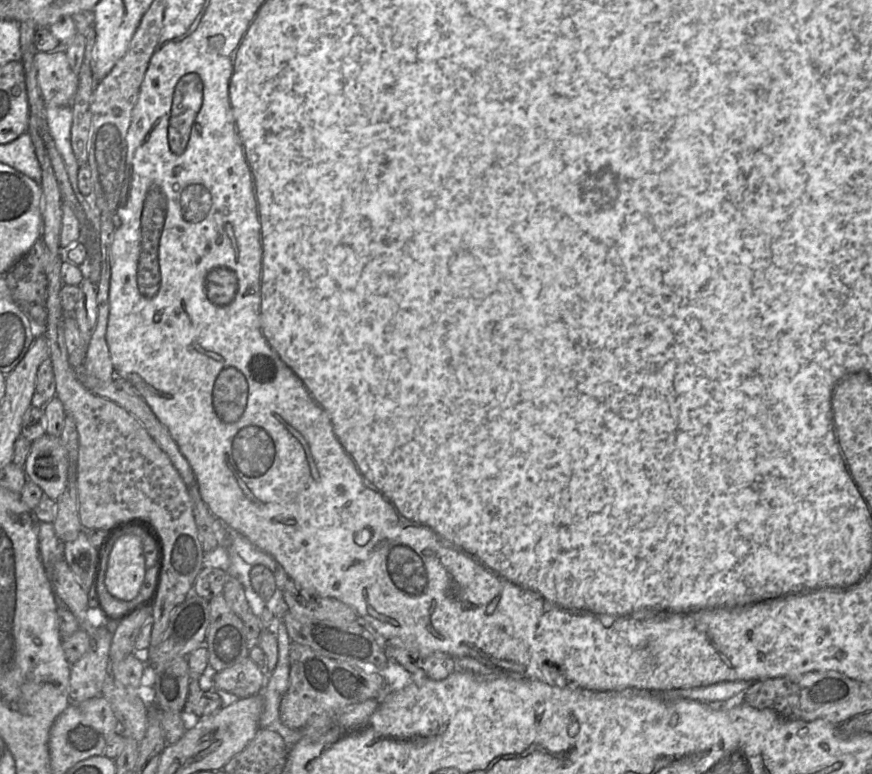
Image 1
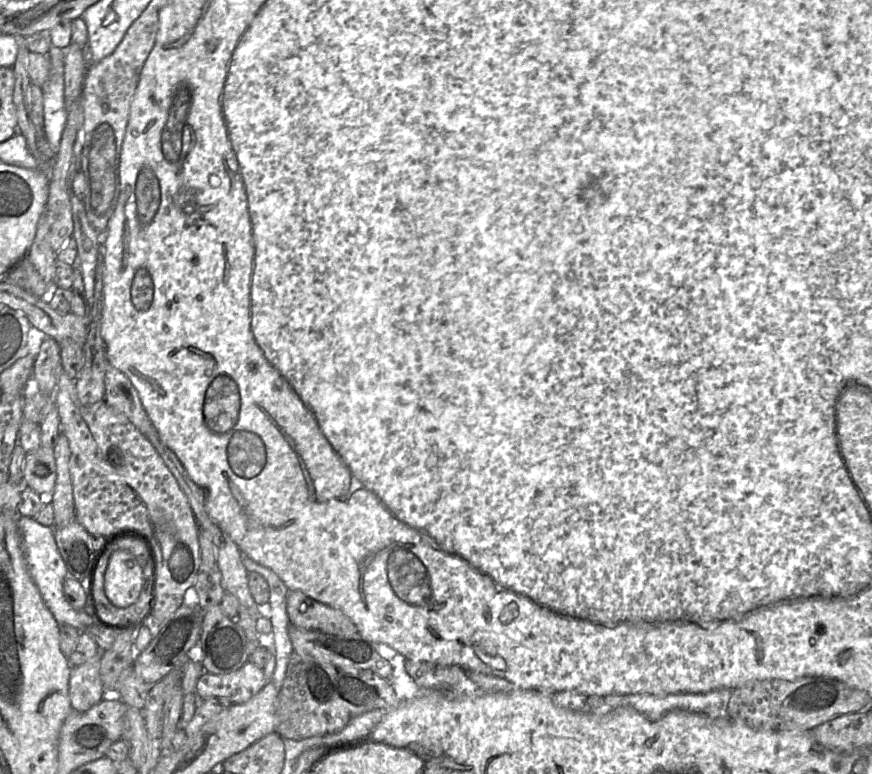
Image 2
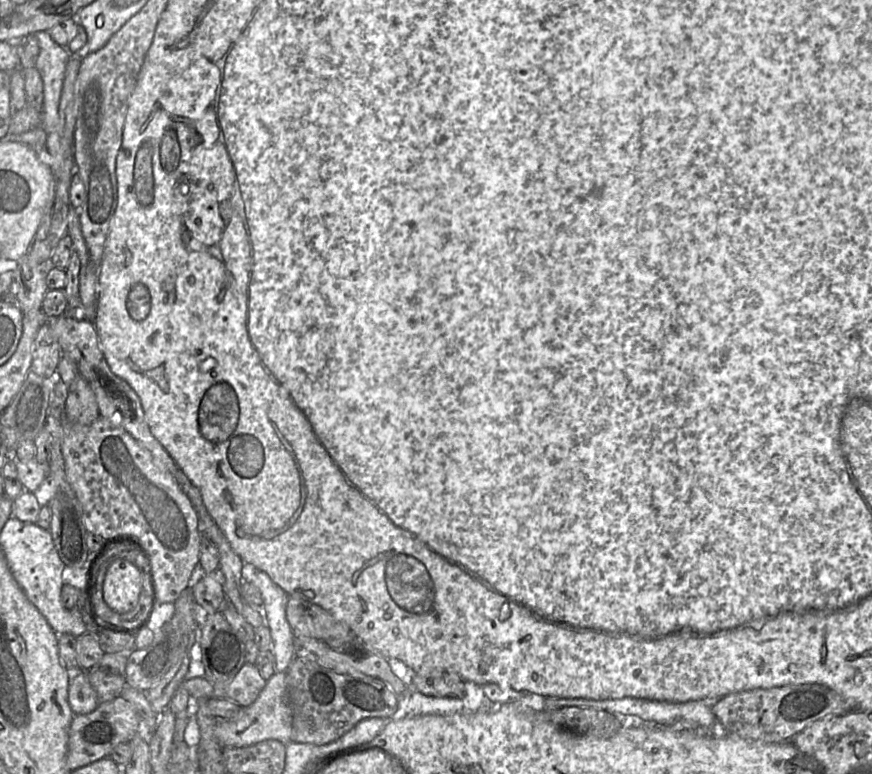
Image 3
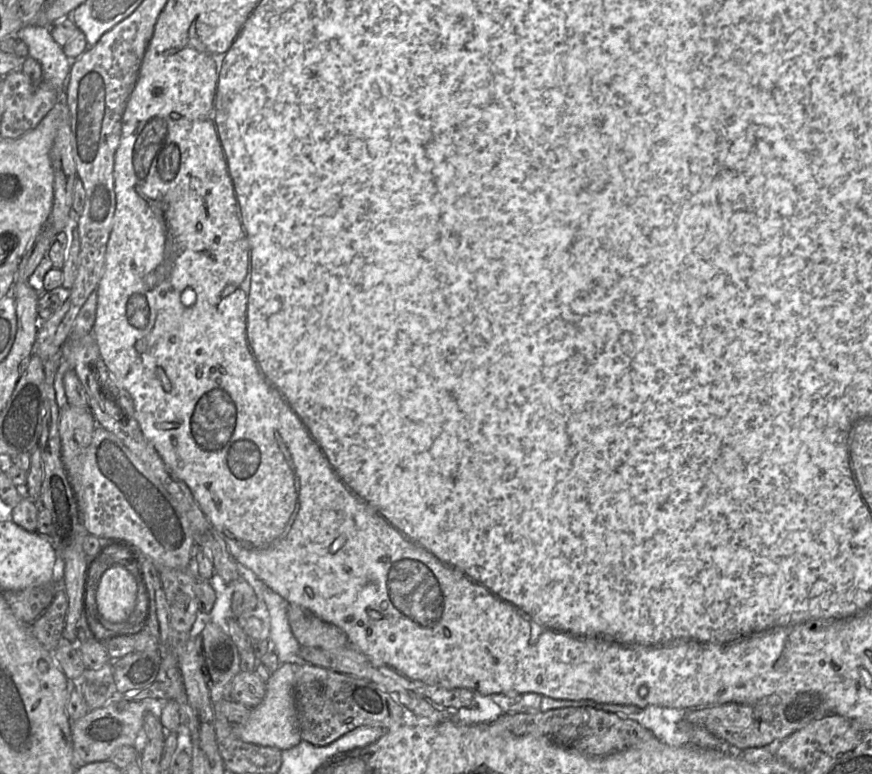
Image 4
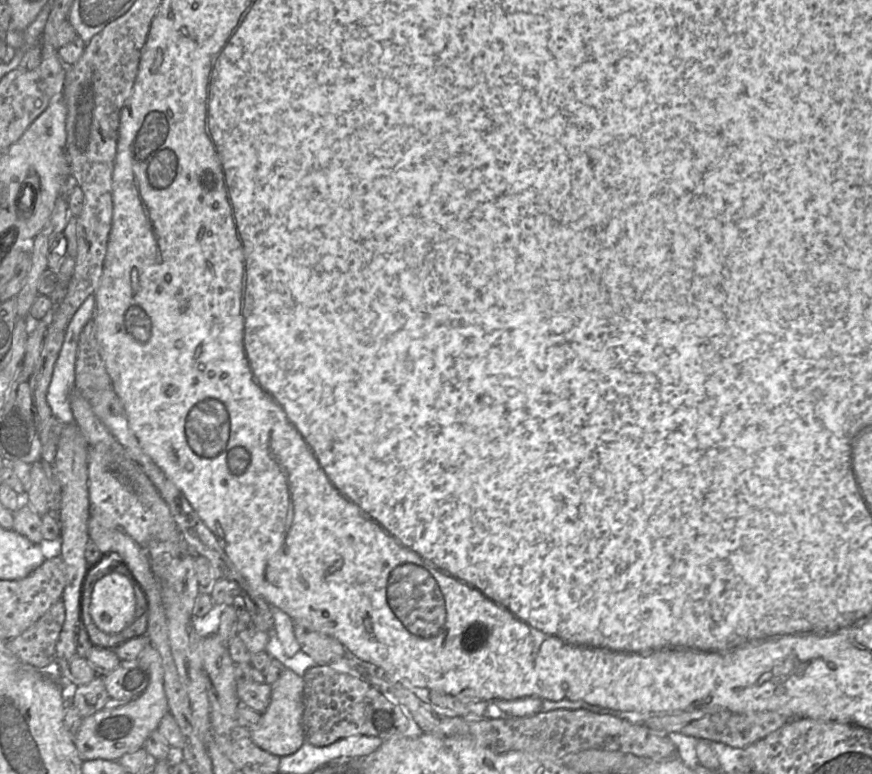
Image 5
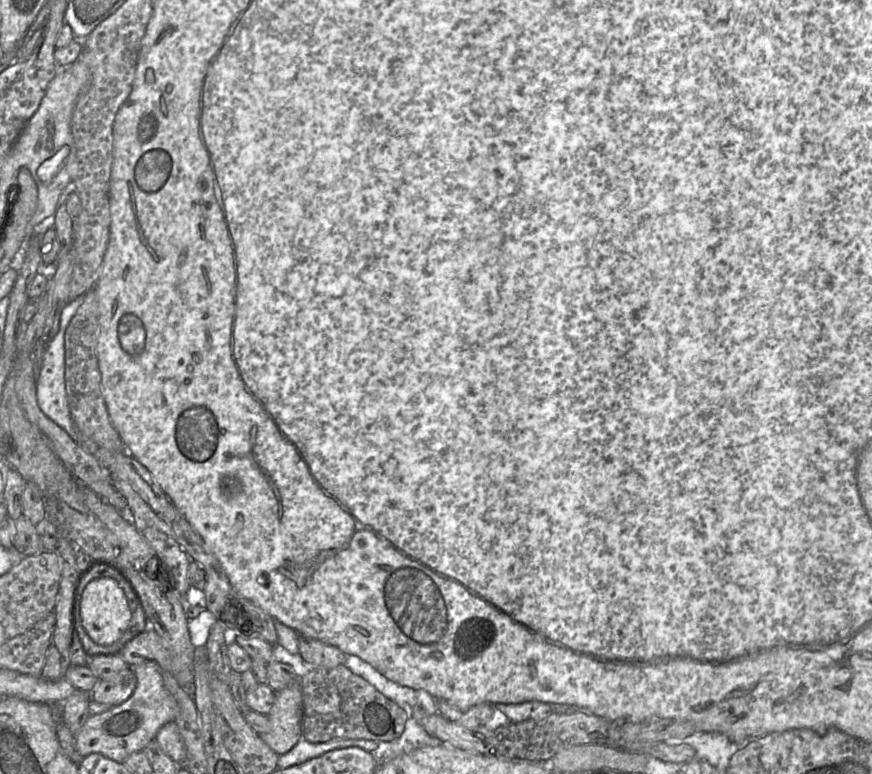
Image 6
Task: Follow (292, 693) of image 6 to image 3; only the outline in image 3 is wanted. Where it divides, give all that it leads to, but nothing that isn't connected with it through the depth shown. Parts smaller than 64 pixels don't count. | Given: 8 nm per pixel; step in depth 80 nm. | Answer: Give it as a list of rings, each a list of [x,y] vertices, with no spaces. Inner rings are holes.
[[[286,671],[275,672],[252,704],[242,707],[234,719],[216,724],[214,736],[222,749],[250,746],[267,739],[275,739],[287,744],[292,741],[292,718],[286,688]]]

